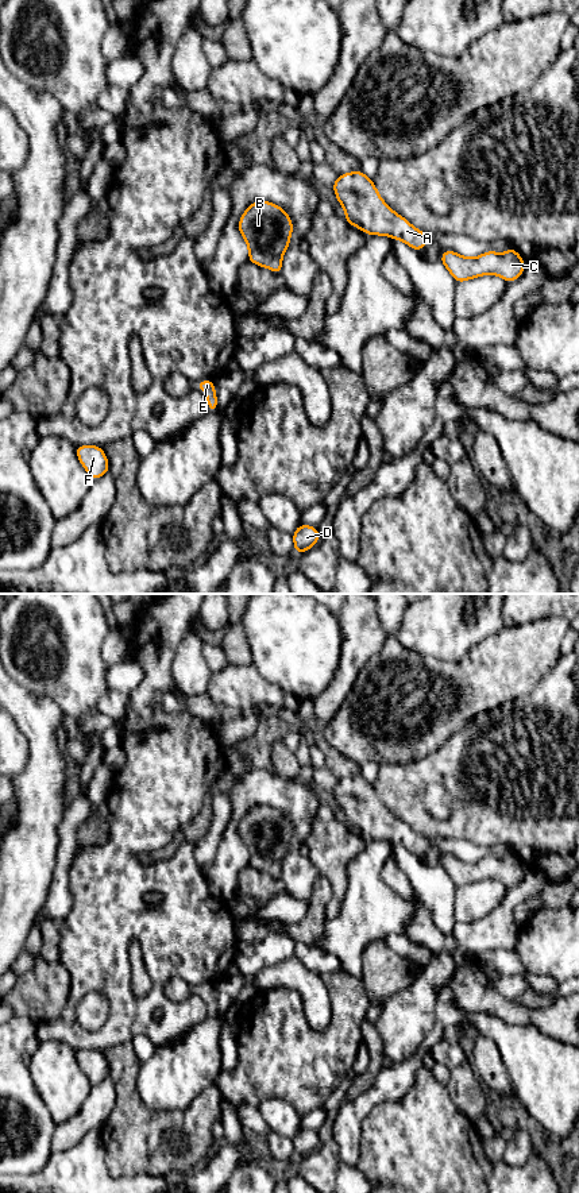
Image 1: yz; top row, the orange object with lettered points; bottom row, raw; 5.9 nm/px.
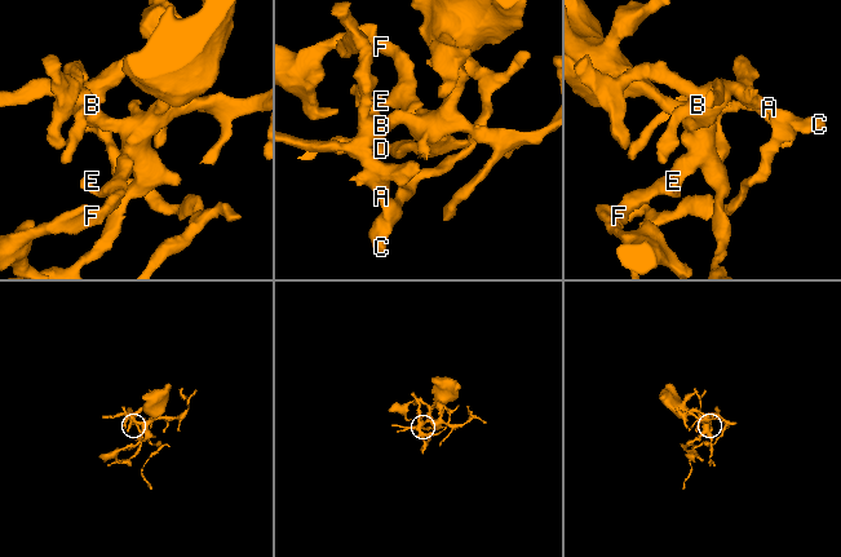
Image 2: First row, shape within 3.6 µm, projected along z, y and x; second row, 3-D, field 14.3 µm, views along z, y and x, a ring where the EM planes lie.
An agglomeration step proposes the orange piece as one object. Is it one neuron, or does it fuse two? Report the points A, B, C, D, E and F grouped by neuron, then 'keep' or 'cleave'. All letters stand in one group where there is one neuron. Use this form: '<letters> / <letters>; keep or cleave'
A B C D E F; keep

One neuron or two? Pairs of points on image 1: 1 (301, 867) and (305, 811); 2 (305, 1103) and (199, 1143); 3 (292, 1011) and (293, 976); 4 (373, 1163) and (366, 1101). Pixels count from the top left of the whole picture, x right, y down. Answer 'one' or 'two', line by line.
1: one
2: two
3: two
4: two

